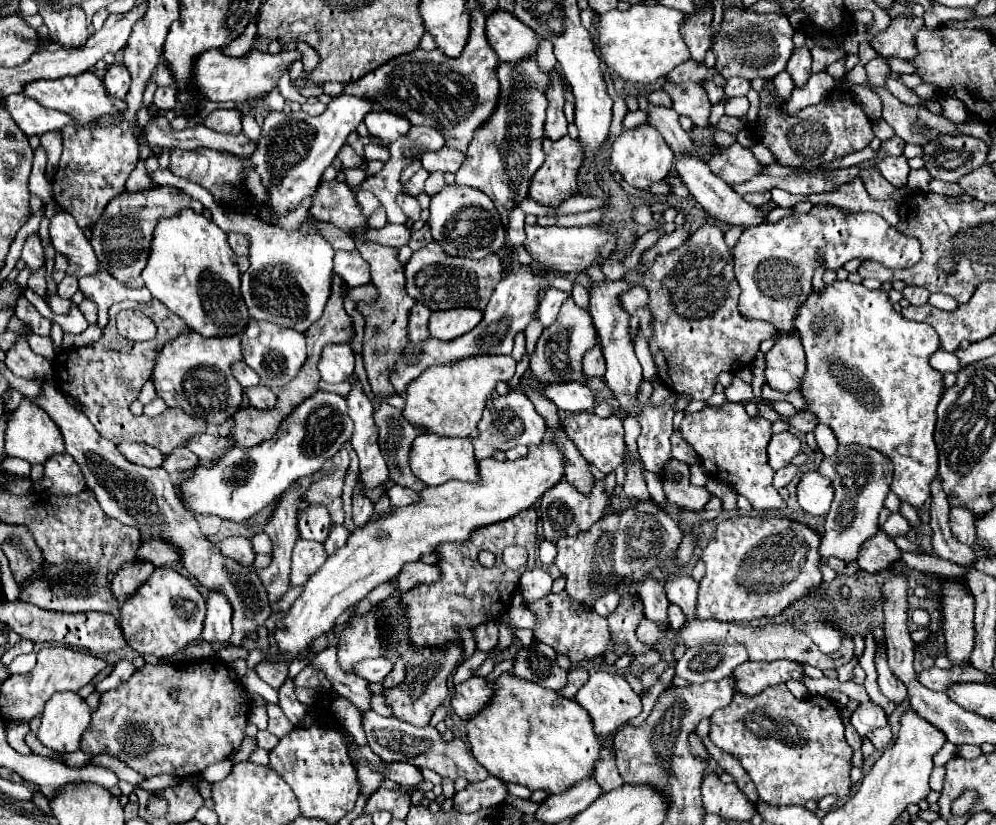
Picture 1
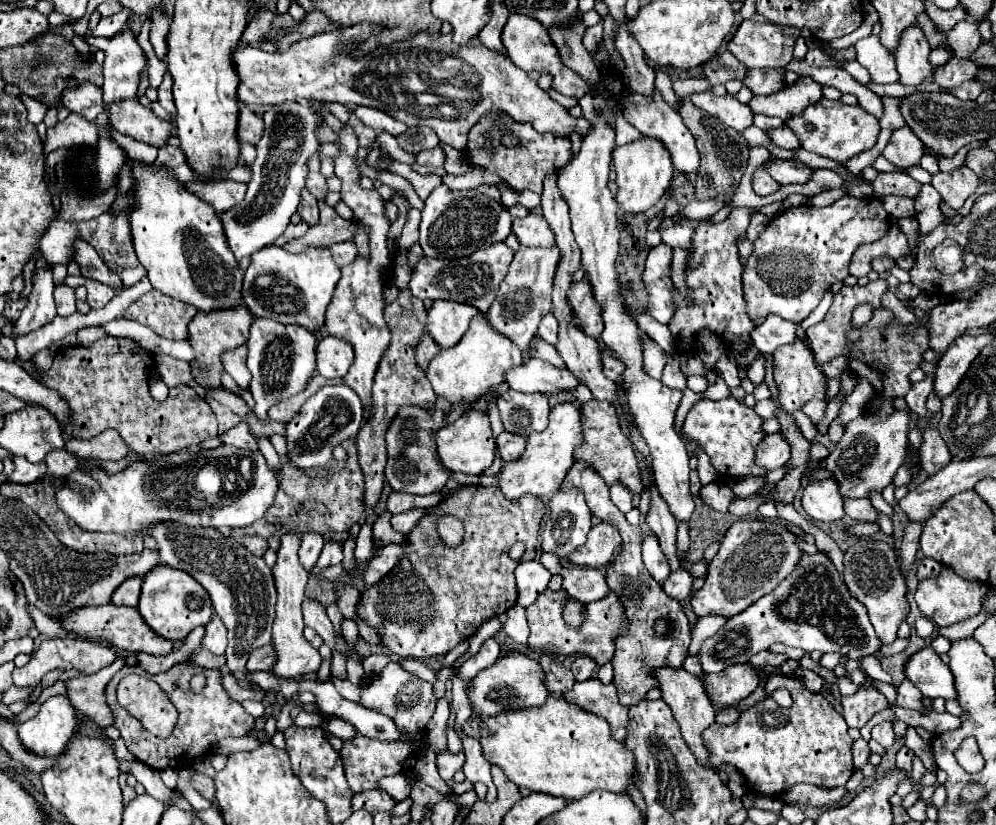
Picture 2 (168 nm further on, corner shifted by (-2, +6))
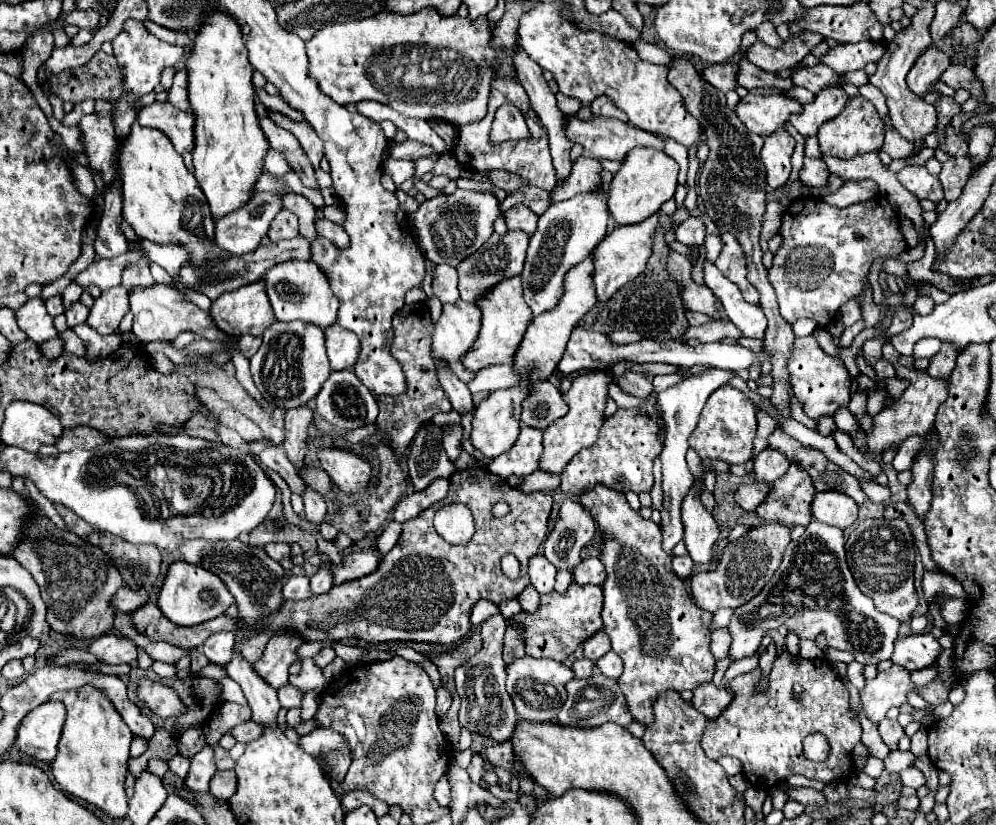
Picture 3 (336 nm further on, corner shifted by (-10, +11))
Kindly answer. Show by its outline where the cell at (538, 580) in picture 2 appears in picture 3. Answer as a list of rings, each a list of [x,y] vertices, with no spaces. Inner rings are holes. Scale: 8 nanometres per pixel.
[[[535,555],[535,557],[529,559],[531,585],[537,589],[539,595],[547,595],[547,593],[553,591],[555,573],[557,573],[557,569],[543,555]]]

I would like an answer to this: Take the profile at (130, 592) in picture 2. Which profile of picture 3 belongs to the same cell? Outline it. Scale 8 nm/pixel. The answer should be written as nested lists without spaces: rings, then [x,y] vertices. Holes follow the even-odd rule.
[[[121,587],[115,595],[113,595],[113,605],[117,609],[117,613],[131,613],[137,607],[147,603],[147,595],[143,589],[129,589],[129,587]]]

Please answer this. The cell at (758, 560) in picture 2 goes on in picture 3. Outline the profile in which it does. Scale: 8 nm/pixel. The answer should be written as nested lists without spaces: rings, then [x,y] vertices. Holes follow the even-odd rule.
[[[763,523],[749,529],[747,535],[741,537],[739,545],[727,543],[715,573],[697,573],[691,577],[689,585],[693,601],[697,603],[697,607],[709,613],[715,613],[721,607],[737,609],[745,605],[749,599],[753,599],[753,595],[761,593],[761,587],[765,587],[765,583],[777,571],[777,567],[781,565],[781,555],[789,543],[791,531],[783,523]]]

